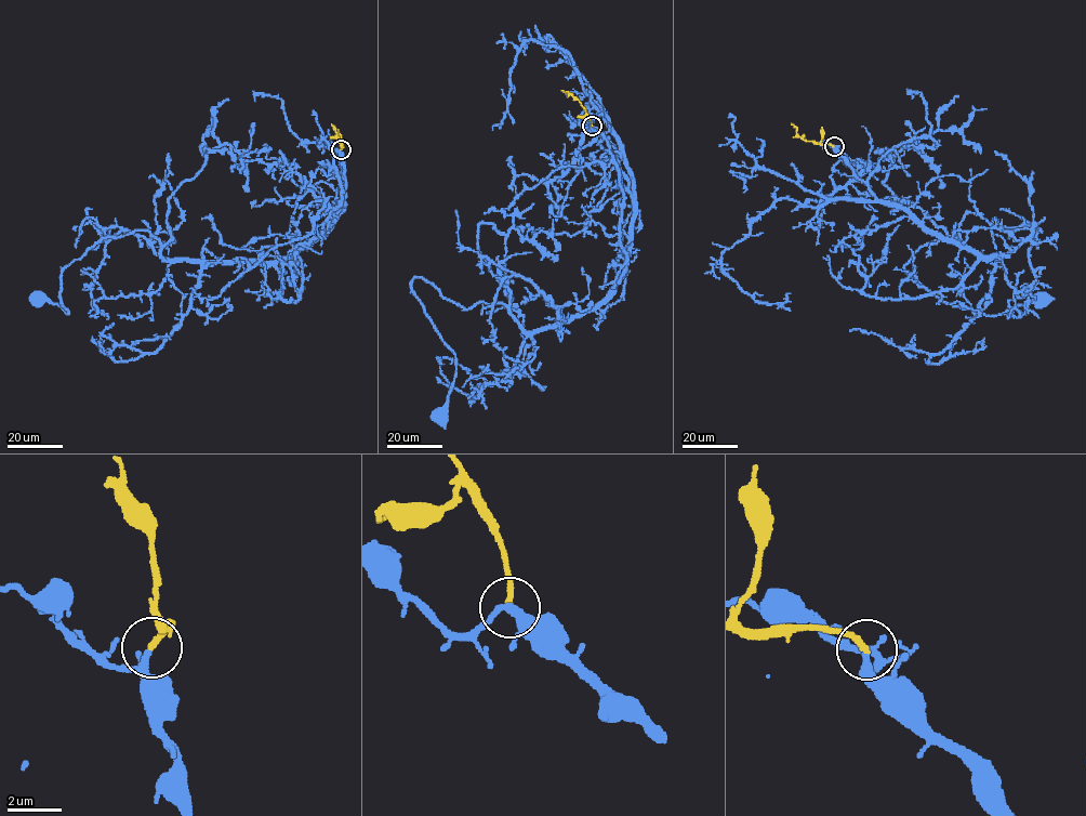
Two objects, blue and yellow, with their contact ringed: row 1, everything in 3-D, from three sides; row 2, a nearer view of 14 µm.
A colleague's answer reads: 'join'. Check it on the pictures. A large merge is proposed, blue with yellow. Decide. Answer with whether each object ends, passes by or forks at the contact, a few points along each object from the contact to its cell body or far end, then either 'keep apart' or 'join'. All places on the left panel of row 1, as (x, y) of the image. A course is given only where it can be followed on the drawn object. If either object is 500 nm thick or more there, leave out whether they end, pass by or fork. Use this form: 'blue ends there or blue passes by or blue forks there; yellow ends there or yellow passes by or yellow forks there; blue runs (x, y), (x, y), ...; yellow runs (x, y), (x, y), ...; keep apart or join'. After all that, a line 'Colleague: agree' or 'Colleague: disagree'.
blue passes by; yellow ends there; blue runs (341, 149), (344, 206), (287, 257), (167, 261), (137, 229), (64, 268), (68, 314), (38, 298); yellow runs (341, 148), (343, 146), (331, 123); join
Colleague: agree

